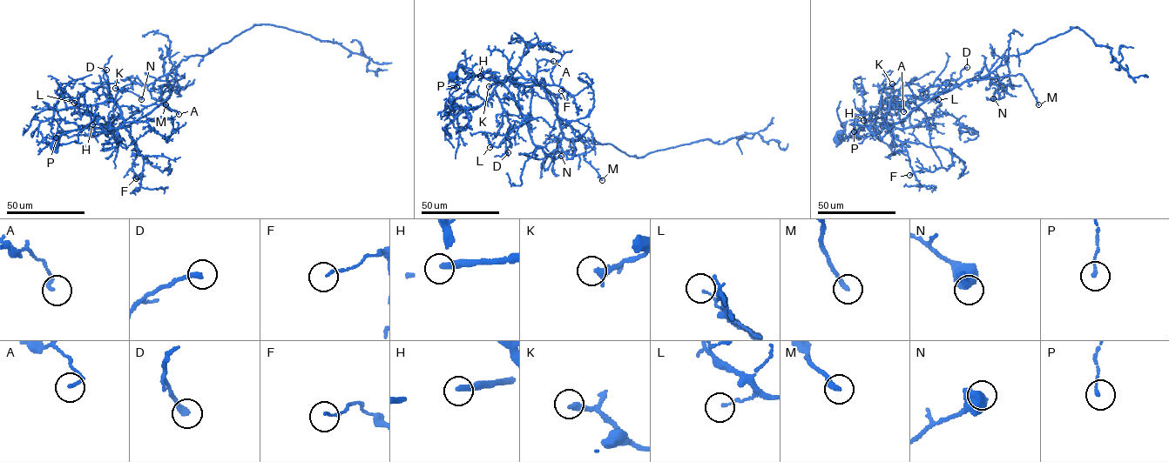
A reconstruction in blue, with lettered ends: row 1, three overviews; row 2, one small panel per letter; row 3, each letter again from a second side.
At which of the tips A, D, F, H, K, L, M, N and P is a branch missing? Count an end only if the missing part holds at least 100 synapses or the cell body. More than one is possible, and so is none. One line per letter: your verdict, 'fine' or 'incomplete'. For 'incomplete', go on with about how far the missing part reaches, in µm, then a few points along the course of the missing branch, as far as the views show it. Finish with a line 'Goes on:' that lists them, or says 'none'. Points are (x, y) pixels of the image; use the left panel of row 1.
A: fine
D: fine
F: fine
H: fine
K: fine
L: fine
M: fine
N: fine
P: fine
Goes on: none

